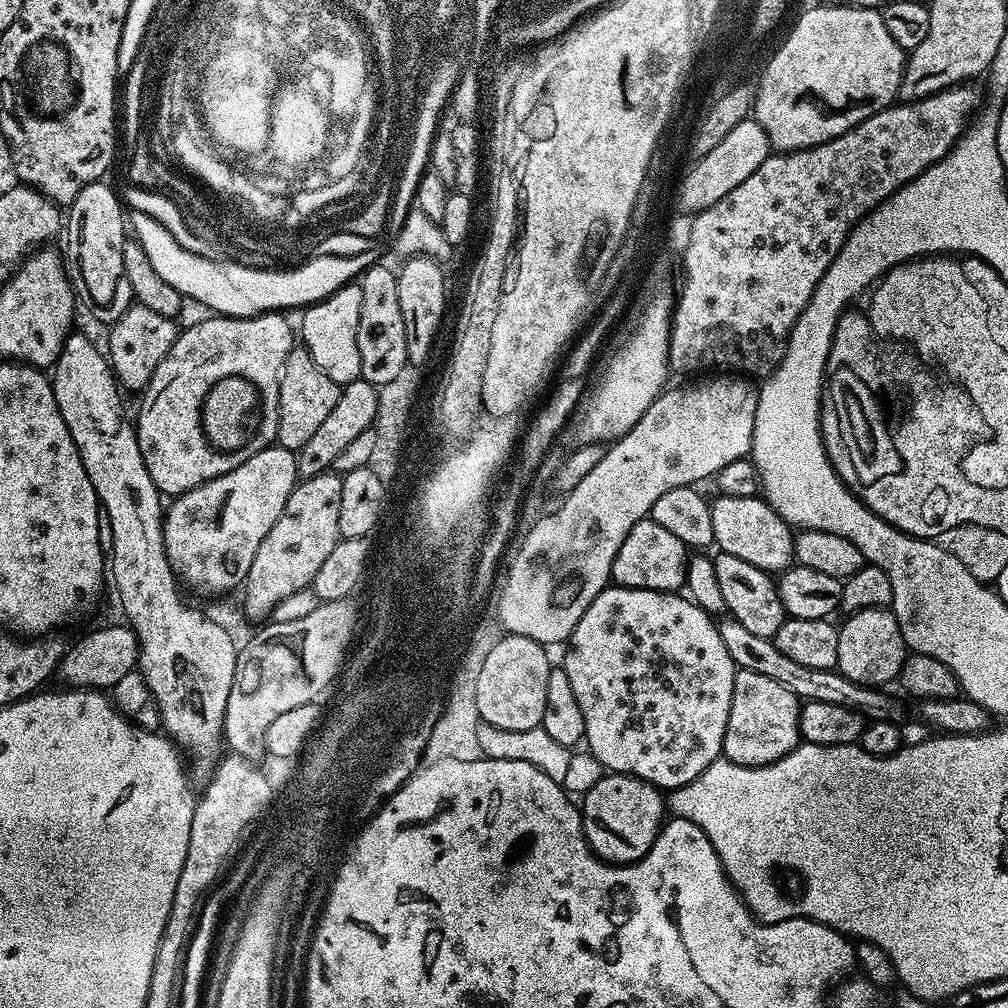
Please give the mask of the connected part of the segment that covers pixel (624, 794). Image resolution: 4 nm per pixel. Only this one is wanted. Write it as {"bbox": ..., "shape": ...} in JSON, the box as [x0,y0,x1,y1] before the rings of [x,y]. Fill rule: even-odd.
{"bbox":[582,774,666,866],"shape":[[[604,774],[599,782],[582,796],[582,819],[584,821],[584,836],[588,839],[588,847],[600,857],[617,866],[642,860],[652,849],[657,836],[661,835],[665,823],[666,800],[661,789],[639,780],[636,776],[627,774]]]}

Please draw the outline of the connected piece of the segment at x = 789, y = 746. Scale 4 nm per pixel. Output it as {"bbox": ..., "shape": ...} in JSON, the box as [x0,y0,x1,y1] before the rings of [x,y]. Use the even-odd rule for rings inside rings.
{"bbox":[730,670,801,766],"shape":[[[756,670],[741,671],[734,682],[730,702],[731,759],[745,766],[773,764],[787,756],[801,743],[800,709],[801,701],[786,685]]]}

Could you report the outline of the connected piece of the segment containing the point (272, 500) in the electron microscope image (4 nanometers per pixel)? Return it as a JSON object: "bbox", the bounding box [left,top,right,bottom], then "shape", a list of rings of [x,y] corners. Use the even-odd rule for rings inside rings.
{"bbox":[164,446,298,598],"shape":[[[269,446],[242,462],[234,470],[206,481],[171,501],[172,509],[164,516],[164,549],[173,572],[196,592],[220,598],[231,588],[239,589],[248,576],[250,562],[258,554],[258,546],[270,534],[274,522],[284,512],[290,494],[298,487],[298,462],[287,448]]]}

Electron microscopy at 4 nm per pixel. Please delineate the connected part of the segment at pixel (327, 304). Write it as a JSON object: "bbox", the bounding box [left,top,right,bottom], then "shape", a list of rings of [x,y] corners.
{"bbox":[300,282,361,382],"shape":[[[349,282],[337,289],[332,296],[325,297],[311,305],[304,313],[300,324],[300,336],[308,347],[307,355],[311,363],[327,374],[333,381],[347,382],[357,375],[358,357],[356,355],[356,330],[360,317],[361,285]]]}

